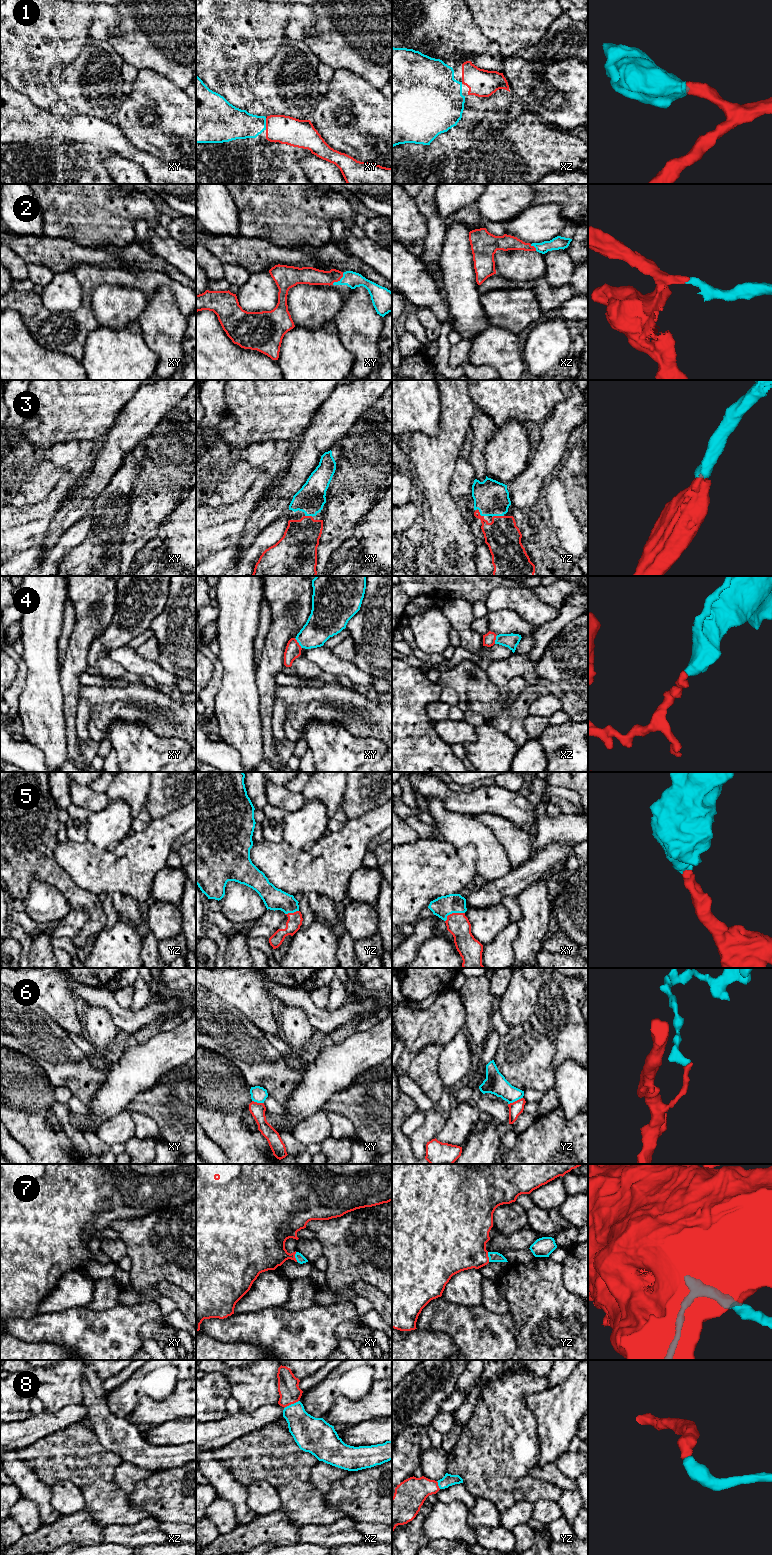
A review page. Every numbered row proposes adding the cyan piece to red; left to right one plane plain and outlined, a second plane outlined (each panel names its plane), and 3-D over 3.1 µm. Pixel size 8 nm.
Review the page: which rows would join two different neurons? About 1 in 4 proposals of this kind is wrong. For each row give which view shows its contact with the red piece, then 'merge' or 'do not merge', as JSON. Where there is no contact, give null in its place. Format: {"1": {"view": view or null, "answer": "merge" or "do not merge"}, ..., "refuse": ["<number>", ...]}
{"1": {"view": "xy", "answer": "merge"}, "2": {"view": "xy", "answer": "merge"}, "3": {"view": "yz", "answer": "merge"}, "4": {"view": "xy", "answer": "merge"}, "5": {"view": "xy", "answer": "merge"}, "6": {"view": "yz", "answer": "do not merge"}, "7": {"view": "xy", "answer": "merge"}, "8": {"view": "xz", "answer": "merge"}, "refuse": ["6"]}

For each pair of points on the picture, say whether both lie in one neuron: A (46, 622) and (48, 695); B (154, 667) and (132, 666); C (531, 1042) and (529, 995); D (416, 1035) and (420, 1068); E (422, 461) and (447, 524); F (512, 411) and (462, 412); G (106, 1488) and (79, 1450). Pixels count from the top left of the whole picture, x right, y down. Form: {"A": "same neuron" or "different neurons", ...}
{"A": "same neuron", "B": "same neuron", "C": "different neurons", "D": "different neurons", "E": "same neuron", "F": "different neurons", "G": "different neurons"}

